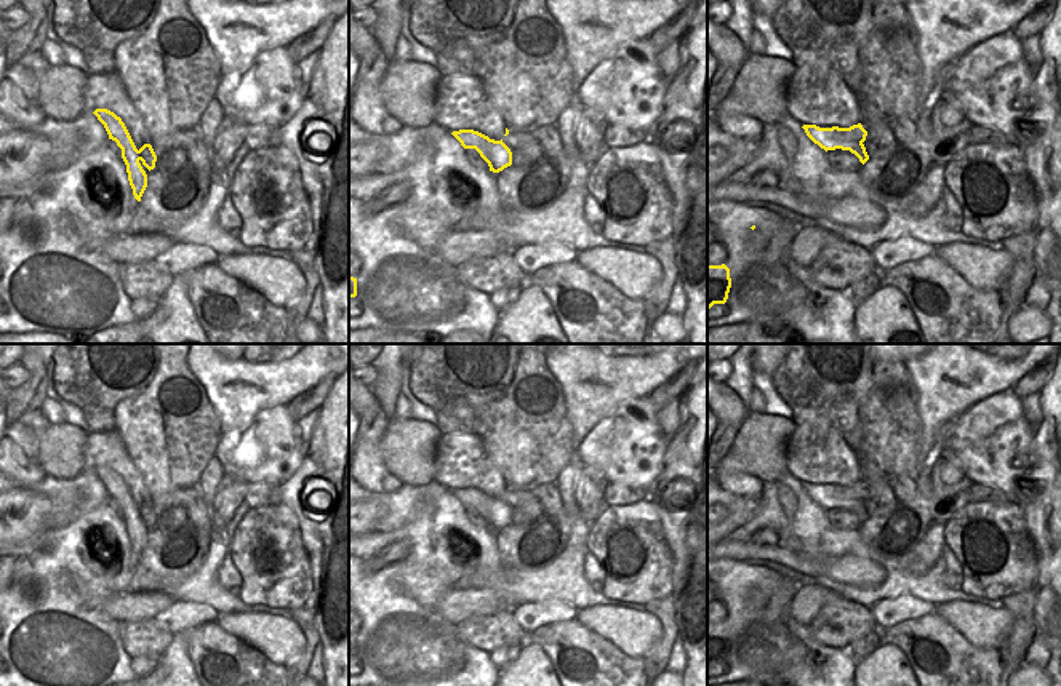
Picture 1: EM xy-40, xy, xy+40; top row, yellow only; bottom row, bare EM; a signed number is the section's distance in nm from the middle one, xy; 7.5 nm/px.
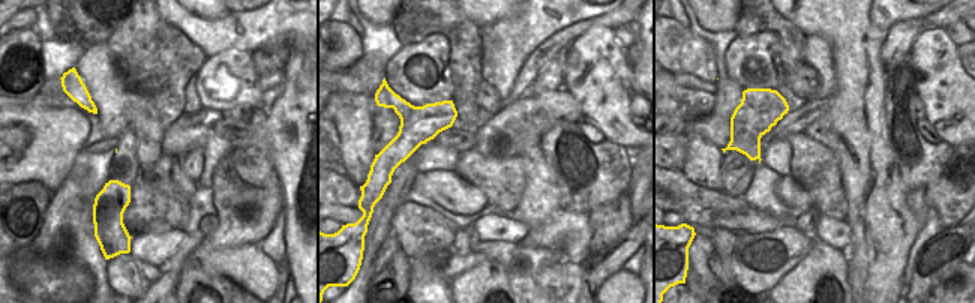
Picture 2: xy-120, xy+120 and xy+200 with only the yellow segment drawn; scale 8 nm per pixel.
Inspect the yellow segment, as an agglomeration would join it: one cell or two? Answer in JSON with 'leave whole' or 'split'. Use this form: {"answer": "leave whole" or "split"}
{"answer": "split"}

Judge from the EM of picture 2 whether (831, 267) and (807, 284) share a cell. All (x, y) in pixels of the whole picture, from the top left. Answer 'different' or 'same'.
same

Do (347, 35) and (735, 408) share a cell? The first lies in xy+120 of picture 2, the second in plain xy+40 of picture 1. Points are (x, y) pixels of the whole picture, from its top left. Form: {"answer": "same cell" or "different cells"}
{"answer": "same cell"}

